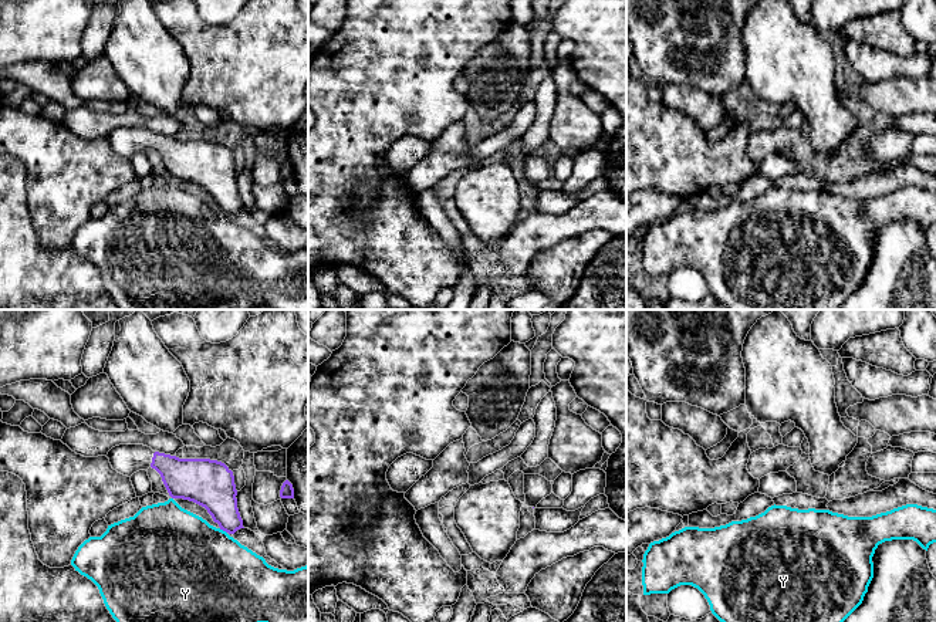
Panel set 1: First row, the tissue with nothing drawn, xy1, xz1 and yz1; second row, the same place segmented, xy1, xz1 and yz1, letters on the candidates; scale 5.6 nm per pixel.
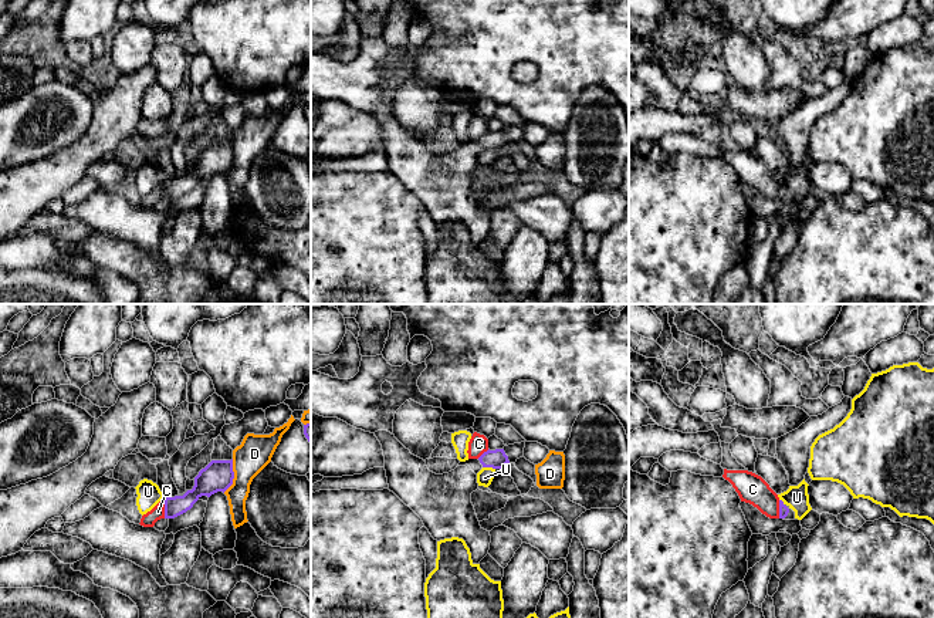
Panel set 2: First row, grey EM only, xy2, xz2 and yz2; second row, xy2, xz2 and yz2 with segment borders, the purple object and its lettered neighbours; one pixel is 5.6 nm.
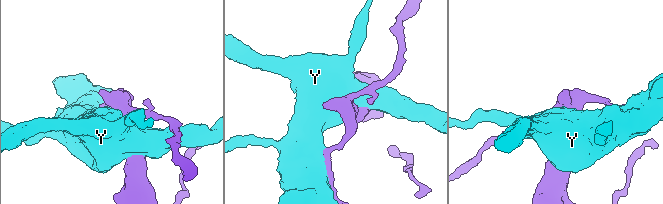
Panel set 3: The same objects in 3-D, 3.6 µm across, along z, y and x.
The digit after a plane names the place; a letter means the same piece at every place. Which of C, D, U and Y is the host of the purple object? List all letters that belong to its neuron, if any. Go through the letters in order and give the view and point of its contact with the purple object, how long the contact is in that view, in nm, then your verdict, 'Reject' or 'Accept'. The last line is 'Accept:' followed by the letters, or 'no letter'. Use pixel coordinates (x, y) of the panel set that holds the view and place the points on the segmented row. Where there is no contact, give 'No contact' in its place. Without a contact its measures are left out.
C: Touches purple at xy2 (165, 507). Shared border 130 nm. Reject
D: Touches purple at xy2 (233, 476). Shared border 200 nm. Reject
U: Touches purple at xz2 (489, 466). Shared border 70 nm. Reject
Y: Touches purple at xy1 (223, 530). Shared border 50 nm. Reject
Accept: no letter

